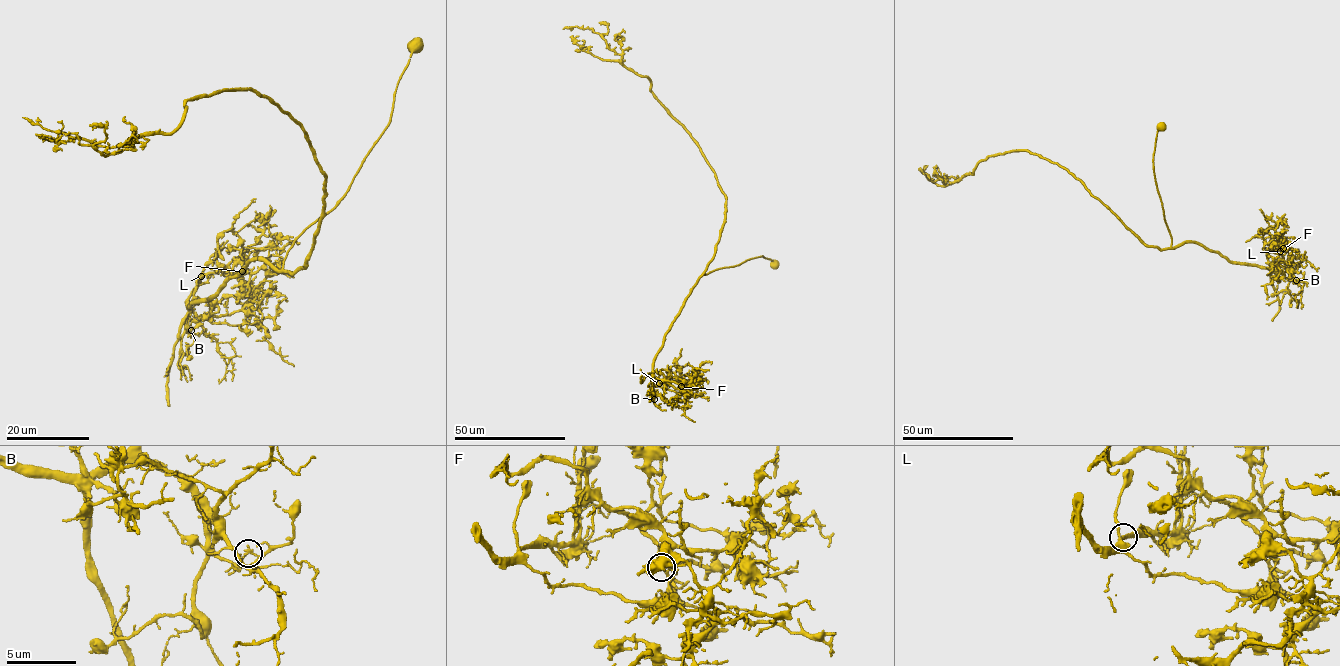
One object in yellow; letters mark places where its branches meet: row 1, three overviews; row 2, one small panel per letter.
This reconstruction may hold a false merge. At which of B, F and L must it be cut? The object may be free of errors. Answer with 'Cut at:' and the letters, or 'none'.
Cut at: F

